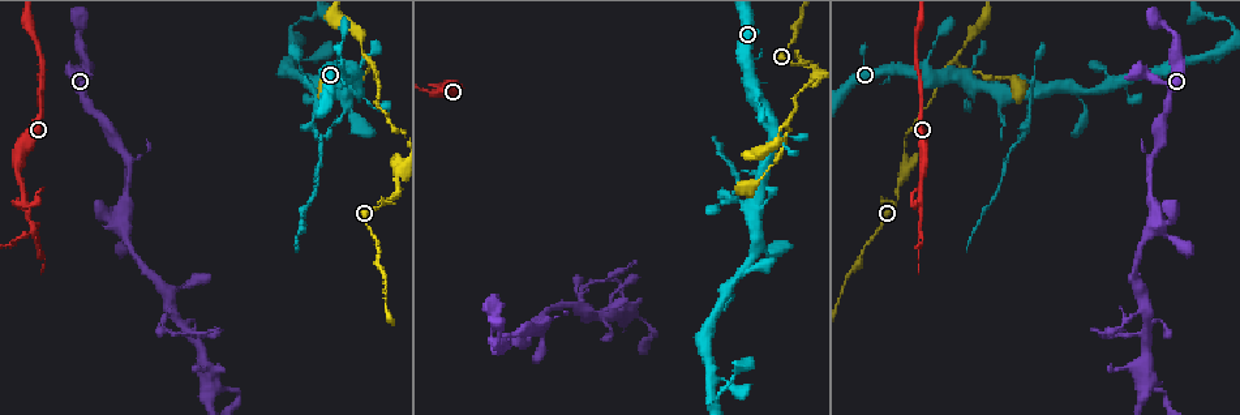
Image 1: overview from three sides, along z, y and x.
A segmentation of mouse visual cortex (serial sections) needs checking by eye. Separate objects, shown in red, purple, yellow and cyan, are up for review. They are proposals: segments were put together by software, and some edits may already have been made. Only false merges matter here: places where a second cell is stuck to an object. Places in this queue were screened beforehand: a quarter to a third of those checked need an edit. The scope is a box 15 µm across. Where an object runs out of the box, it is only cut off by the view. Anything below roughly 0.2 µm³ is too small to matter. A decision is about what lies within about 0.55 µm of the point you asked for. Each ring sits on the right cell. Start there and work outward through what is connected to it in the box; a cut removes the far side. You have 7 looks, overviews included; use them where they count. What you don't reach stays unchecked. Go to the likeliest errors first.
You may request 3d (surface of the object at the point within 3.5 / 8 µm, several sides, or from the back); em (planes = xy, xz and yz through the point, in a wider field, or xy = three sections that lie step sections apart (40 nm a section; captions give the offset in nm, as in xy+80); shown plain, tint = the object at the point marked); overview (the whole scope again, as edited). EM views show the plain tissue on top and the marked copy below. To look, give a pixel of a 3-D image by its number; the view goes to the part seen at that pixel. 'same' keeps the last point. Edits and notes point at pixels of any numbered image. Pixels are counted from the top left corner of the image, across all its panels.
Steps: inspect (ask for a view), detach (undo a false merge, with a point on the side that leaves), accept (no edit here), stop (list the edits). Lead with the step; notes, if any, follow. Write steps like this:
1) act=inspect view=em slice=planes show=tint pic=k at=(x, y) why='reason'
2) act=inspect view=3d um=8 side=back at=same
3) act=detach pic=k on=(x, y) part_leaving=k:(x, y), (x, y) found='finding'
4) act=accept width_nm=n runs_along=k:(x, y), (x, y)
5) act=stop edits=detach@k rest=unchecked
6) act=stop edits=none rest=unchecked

act=inspect view=3d um=3.5 side=back pic=1 at=(921, 229) why='sharp bend'

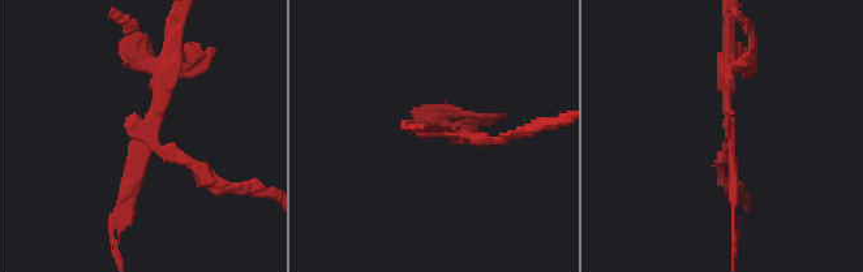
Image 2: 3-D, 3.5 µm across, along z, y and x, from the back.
act=inspect view=em slice=planes show=tint pic=2 at=(452, 133)

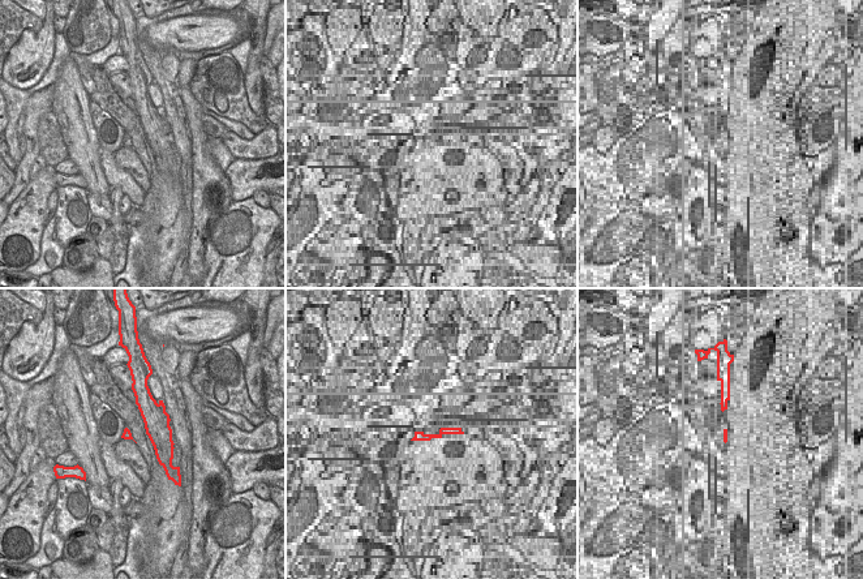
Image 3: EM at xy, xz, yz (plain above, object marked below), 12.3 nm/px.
act=detach pic=2 on=(194, 165) part_leaving=2:(164, 147), (257, 195) found='a second cell is stuck on'

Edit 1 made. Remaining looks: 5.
act=inspect view=3d um=8 pic=1 at=(953, 63) why='three-way junction'

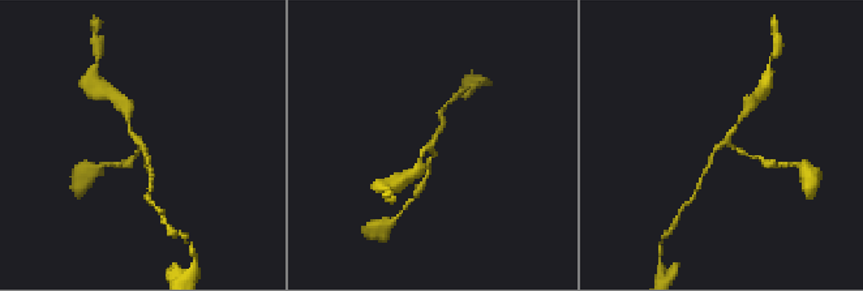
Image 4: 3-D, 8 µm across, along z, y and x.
act=inspect view=3d um=3.5 pic=4 at=(137, 142)

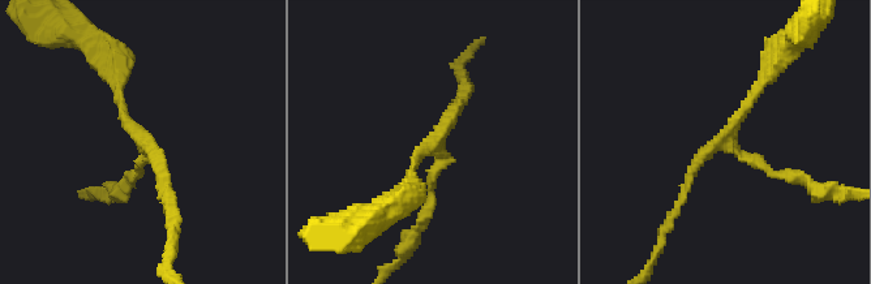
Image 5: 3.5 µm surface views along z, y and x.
act=accept arm_widths_nm=100,100,150 runs_along=5:(467, 94), (438, 137), (427, 210) found='continuous, no second cell'

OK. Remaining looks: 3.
act=inspect view=3d um=3.5 pic=1 at=(1035, 97) why='branch point'

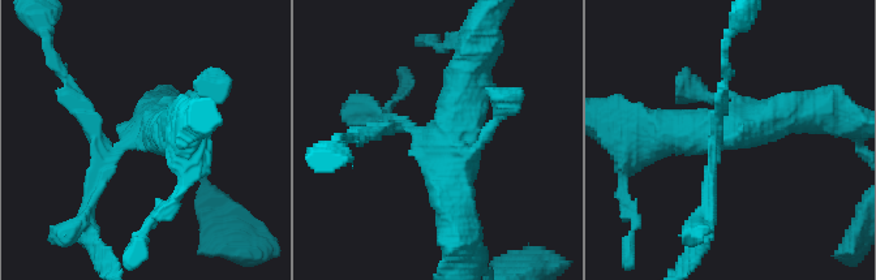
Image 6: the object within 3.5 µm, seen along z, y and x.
act=inspect view=em slice=xy step=2 show=tint pic=6 at=(429, 132)

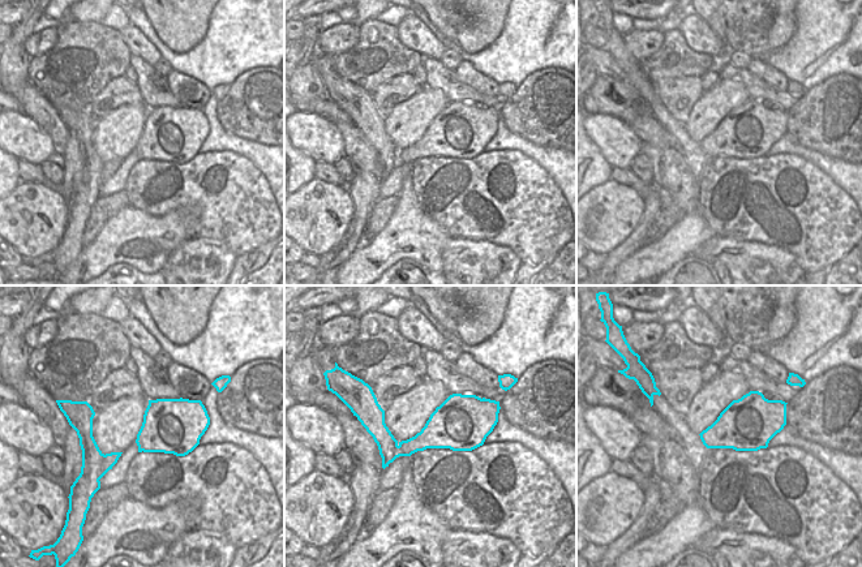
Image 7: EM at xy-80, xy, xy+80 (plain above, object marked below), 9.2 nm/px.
act=detach pic=6 on=(86, 106) border=7:(104, 455), (101, 463), (99, 477) found='two cells meet here'

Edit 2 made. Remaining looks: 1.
act=stop edits=detach@2,detach@6 rest=unchecked

